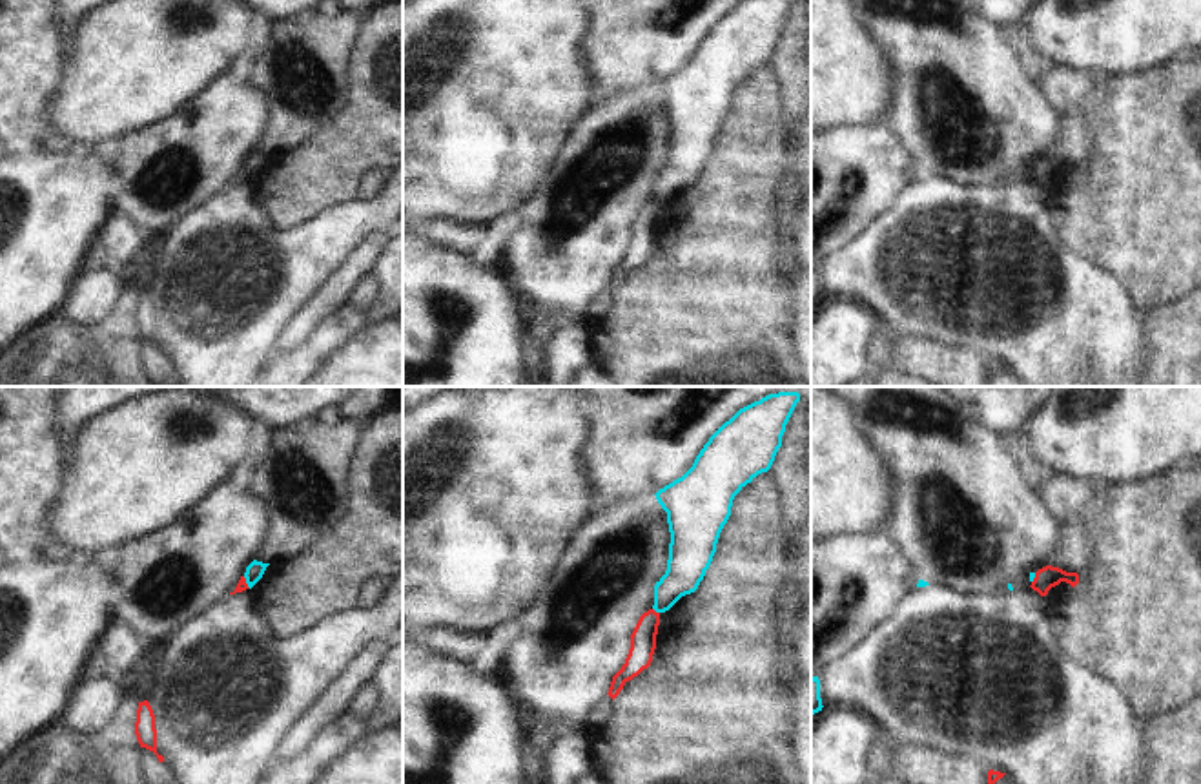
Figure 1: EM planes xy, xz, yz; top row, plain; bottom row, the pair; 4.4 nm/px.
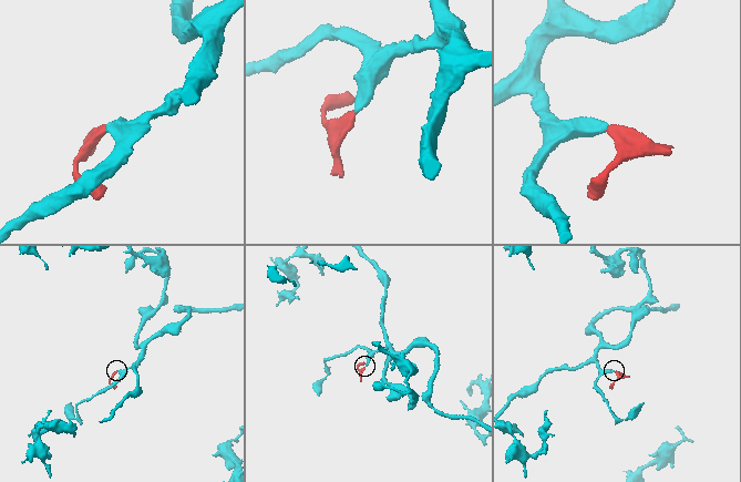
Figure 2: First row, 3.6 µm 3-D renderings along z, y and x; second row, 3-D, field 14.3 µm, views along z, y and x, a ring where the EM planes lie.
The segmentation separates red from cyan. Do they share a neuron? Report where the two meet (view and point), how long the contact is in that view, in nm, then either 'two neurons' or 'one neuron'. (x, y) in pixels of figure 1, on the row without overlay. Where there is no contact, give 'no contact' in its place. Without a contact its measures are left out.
meets red in xz at (655, 203); contact 40 nm long; two neurons

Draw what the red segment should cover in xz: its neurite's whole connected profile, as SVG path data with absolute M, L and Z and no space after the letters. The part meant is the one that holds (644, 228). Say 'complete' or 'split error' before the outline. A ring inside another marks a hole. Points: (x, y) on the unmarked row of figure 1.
complete; M649 201L643 204L631 226L631 241L621 261L612 268L609 288L614 292L623 277L647 261L656 241L660 204Z

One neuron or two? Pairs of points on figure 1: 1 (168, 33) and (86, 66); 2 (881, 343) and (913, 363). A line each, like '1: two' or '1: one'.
1: one
2: two

